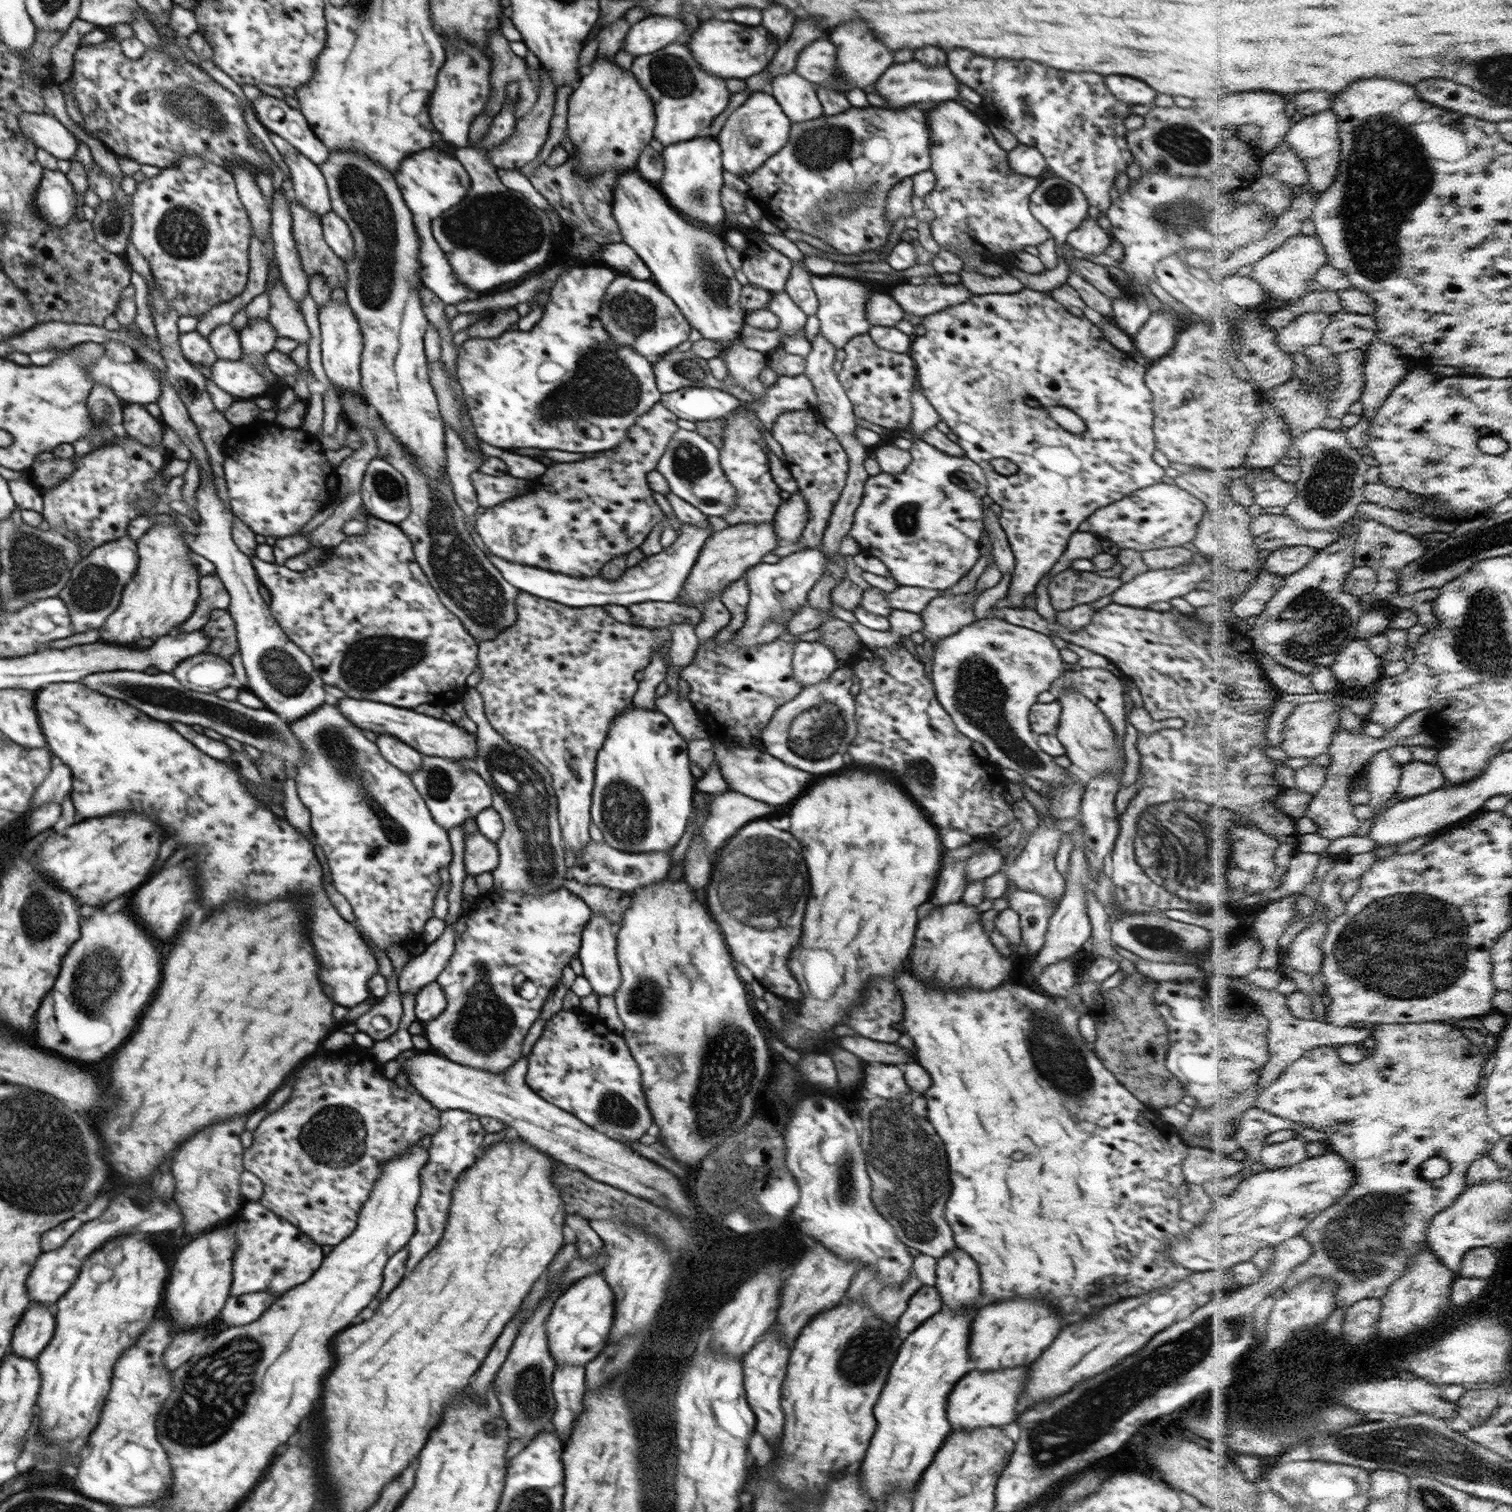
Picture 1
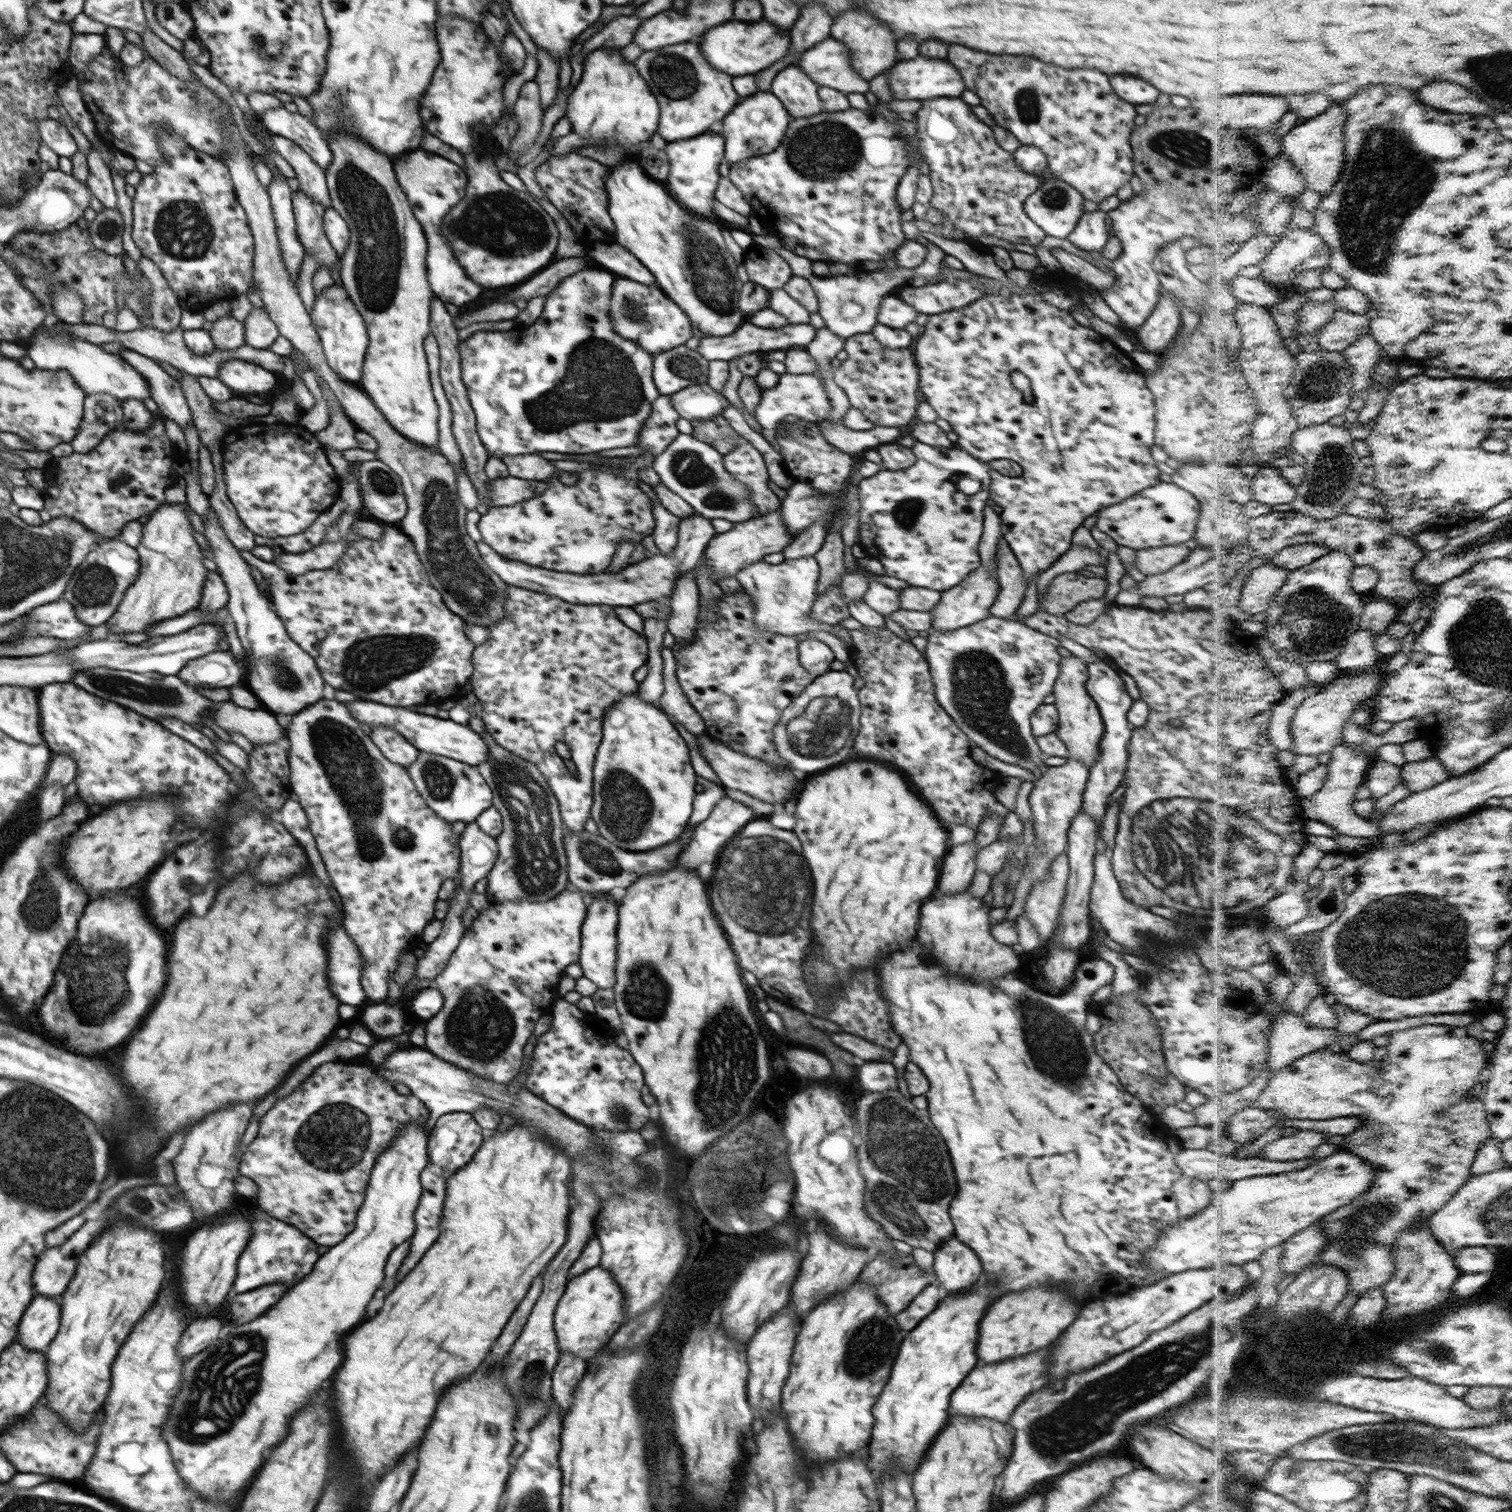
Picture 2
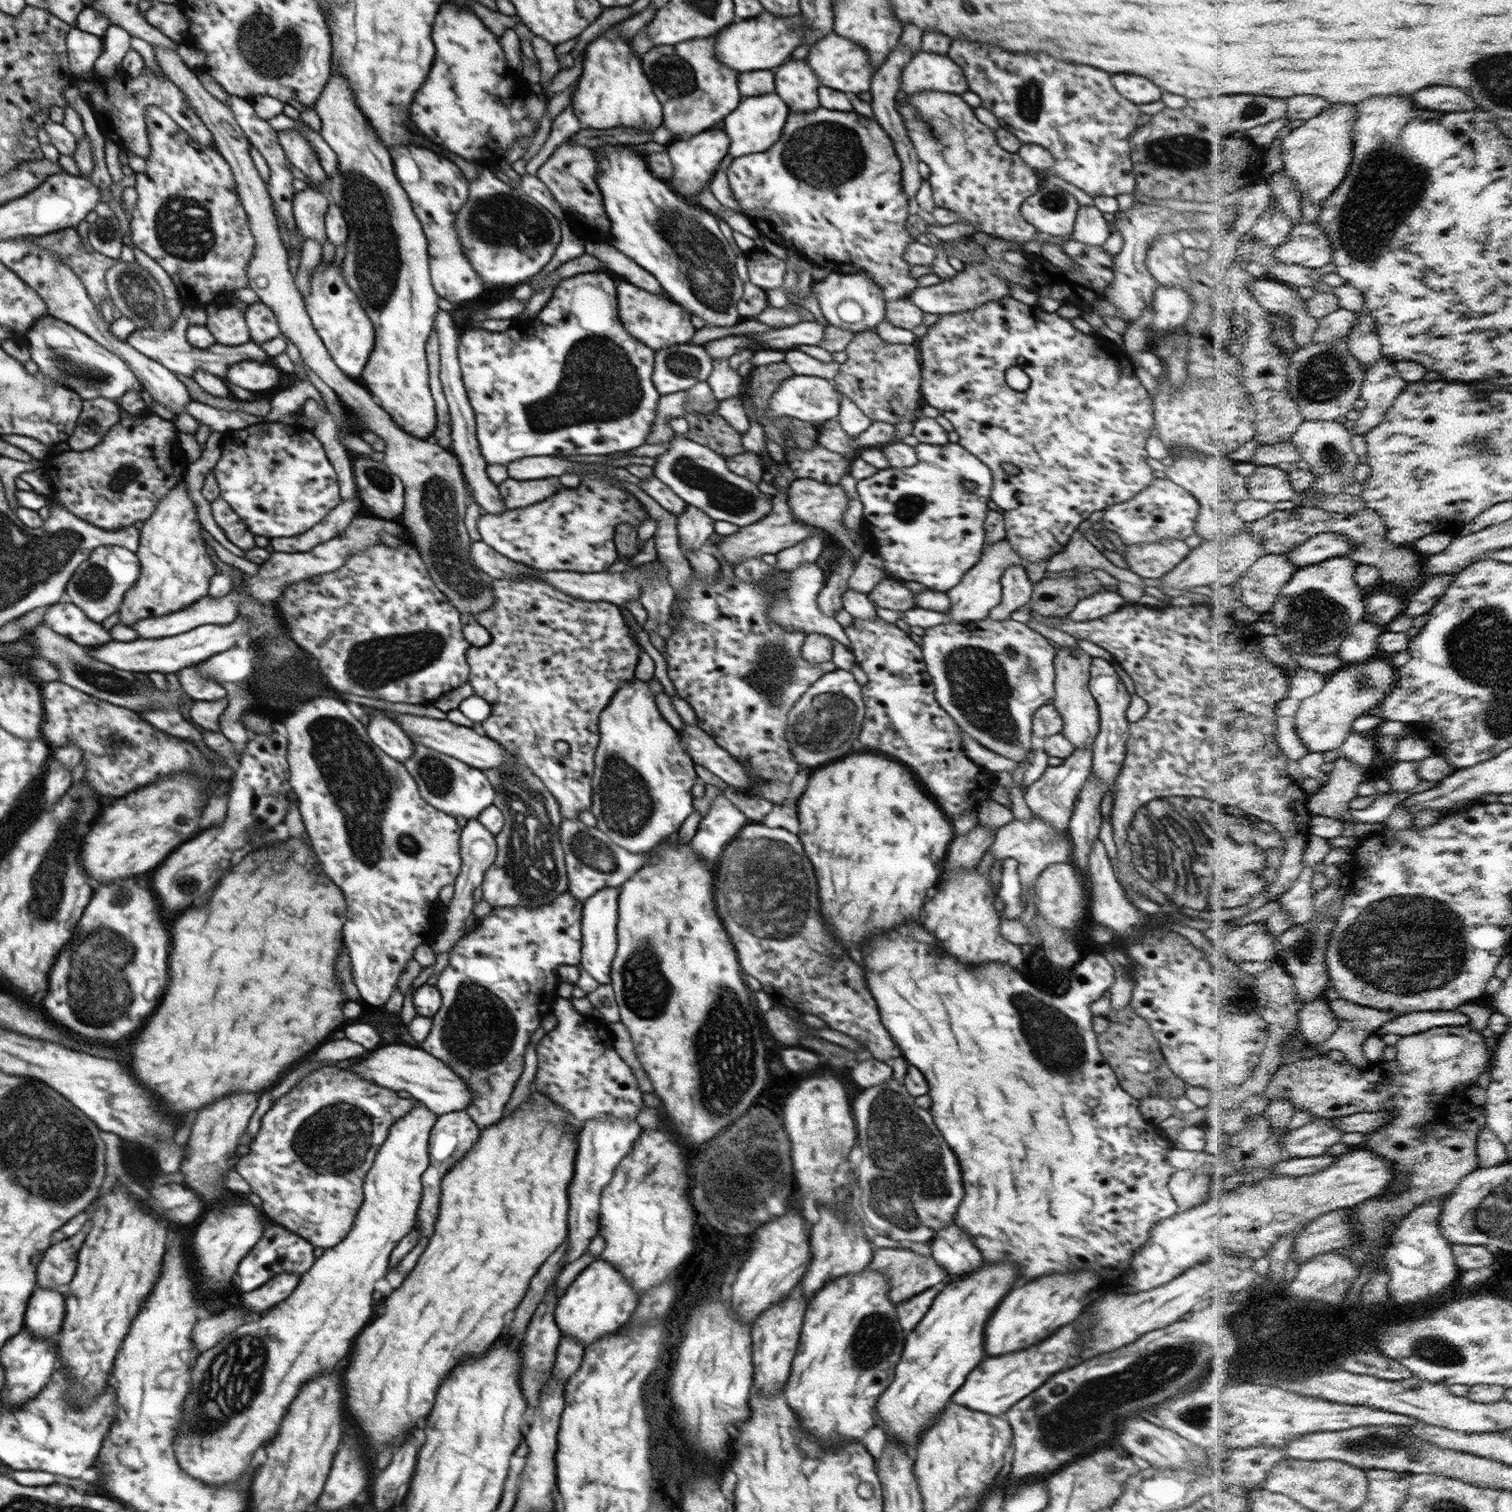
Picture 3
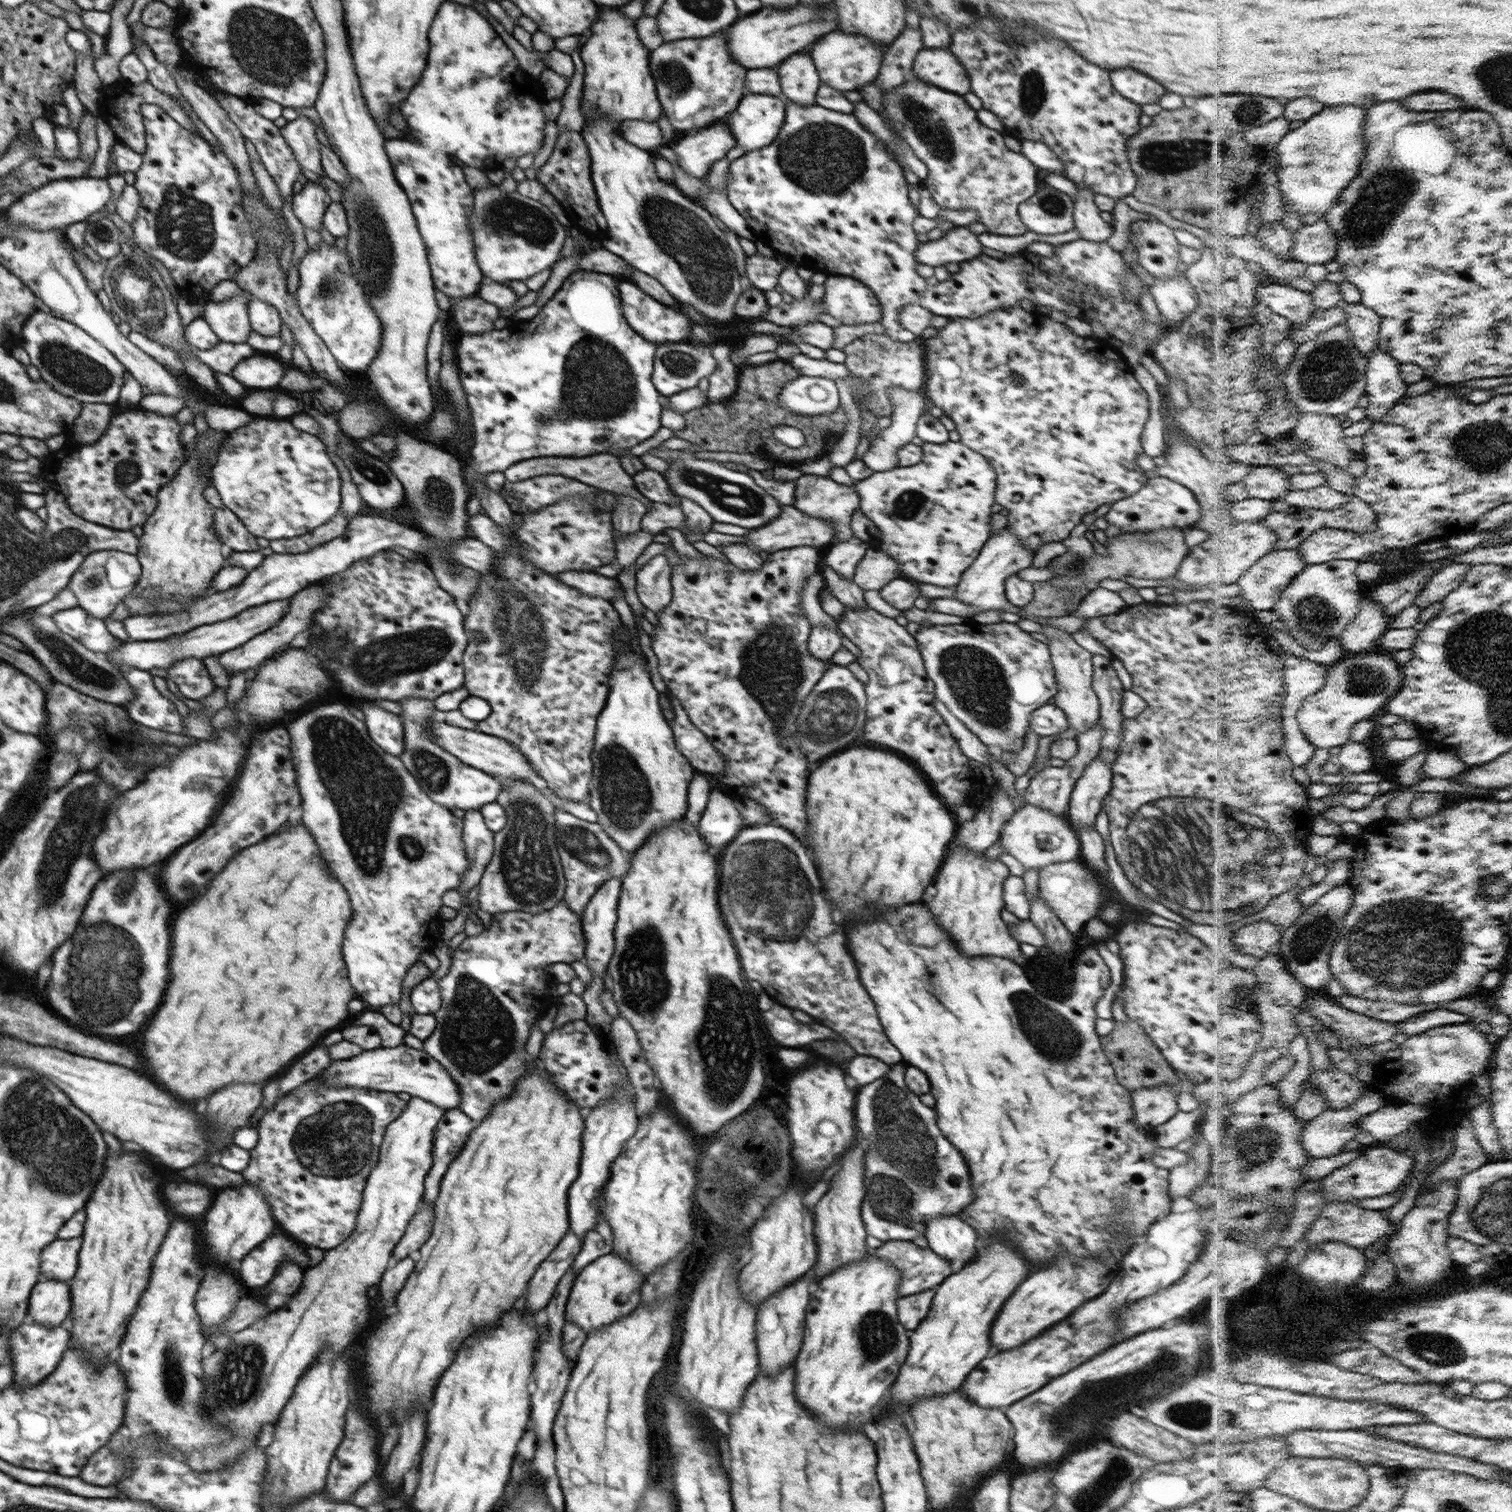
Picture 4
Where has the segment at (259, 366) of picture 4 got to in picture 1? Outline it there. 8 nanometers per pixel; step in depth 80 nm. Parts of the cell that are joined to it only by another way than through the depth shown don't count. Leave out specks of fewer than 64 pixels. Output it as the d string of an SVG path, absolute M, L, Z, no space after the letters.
M220 360L211 365L211 379L220 389L236 400L253 400L271 393L270 383L252 363L240 360Z

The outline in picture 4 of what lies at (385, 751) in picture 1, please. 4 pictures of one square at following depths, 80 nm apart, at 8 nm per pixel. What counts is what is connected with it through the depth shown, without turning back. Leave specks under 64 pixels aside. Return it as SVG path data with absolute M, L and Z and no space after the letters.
M364 704L362 712L365 714L364 722L373 742L388 754L400 757L405 747L402 718L372 704Z

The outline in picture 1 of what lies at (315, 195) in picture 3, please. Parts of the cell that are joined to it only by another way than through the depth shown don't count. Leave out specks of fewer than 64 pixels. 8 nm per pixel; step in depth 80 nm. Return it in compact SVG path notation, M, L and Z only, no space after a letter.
M291 200L289 205L293 224L292 236L298 247L303 271L308 278L314 274L322 275L332 290L344 289L349 279L345 261L336 256L326 244L320 216L312 214L298 201Z

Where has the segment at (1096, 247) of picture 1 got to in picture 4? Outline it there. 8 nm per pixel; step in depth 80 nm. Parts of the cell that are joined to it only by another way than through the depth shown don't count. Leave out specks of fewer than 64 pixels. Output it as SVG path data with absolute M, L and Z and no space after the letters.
M1076 185L1080 195L1074 198L1074 224L1080 239L1090 242L1105 242L1112 234L1113 225L1100 217L1100 210L1094 203L1095 193L1086 185Z

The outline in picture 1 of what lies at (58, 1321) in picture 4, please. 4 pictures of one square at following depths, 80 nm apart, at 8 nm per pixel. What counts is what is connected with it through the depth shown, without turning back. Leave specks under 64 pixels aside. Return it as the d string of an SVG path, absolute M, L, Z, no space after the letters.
M32 1304L13 1332L9 1352L26 1359L34 1359L48 1347L56 1330L55 1308L52 1304Z

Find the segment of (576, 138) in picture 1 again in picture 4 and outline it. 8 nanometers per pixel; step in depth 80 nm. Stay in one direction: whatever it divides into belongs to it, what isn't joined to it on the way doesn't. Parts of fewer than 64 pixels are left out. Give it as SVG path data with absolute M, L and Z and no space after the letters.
M599 5L597 19L592 23L590 37L582 45L585 73L581 111L585 118L601 112L610 120L646 120L657 122L661 102L649 67L648 49L644 48L635 27L636 19L620 14L616 7Z

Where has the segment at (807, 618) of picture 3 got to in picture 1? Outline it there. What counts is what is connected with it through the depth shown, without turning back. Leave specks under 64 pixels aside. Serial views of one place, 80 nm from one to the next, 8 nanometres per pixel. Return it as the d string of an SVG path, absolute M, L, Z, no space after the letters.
M819 548L796 551L780 557L774 564L762 561L751 566L744 574L751 590L747 606L748 619L735 636L737 644L750 648L772 642L780 634L788 632L789 620L798 610L808 606L808 591L825 575L825 572L827 572L827 558Z

